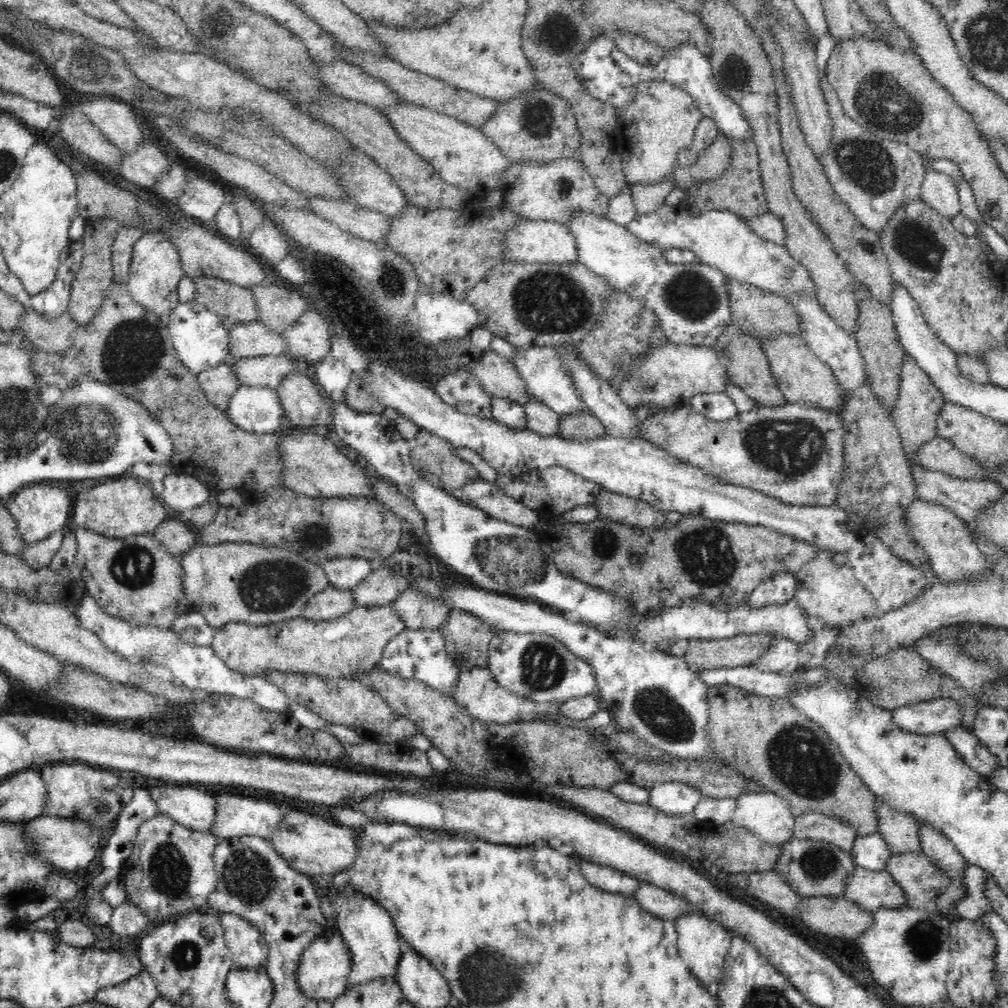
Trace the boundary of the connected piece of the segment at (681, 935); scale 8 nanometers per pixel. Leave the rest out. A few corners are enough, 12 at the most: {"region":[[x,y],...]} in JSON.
{"region":[[693,909],[678,918],[677,949],[708,988],[724,974],[733,934]]}

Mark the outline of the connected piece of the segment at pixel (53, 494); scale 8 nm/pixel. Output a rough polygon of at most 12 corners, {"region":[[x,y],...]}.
{"region":[[48,484],[25,485],[6,508],[26,544],[65,528],[74,501]]}

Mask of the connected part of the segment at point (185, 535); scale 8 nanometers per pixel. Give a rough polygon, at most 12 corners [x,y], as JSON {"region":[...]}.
{"region":[[166,519],[153,535],[178,556],[199,544],[198,532]]}

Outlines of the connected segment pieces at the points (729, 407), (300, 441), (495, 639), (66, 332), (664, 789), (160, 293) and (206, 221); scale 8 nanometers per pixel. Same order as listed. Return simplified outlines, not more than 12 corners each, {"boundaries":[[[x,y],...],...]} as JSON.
{"boundaries":[[[724,392],[698,394],[688,405],[710,420],[739,413]],[[309,427],[282,438],[280,479],[307,497],[374,500],[363,464]],[[495,630],[487,670],[520,698],[590,695],[593,668],[553,636]],[[26,309],[19,329],[44,352],[66,352],[79,324]],[[659,783],[648,805],[666,816],[694,812],[704,795],[682,783]],[[158,232],[133,248],[127,289],[168,324],[180,304],[179,252]],[[189,176],[180,213],[212,226],[228,195],[213,181]]]}

